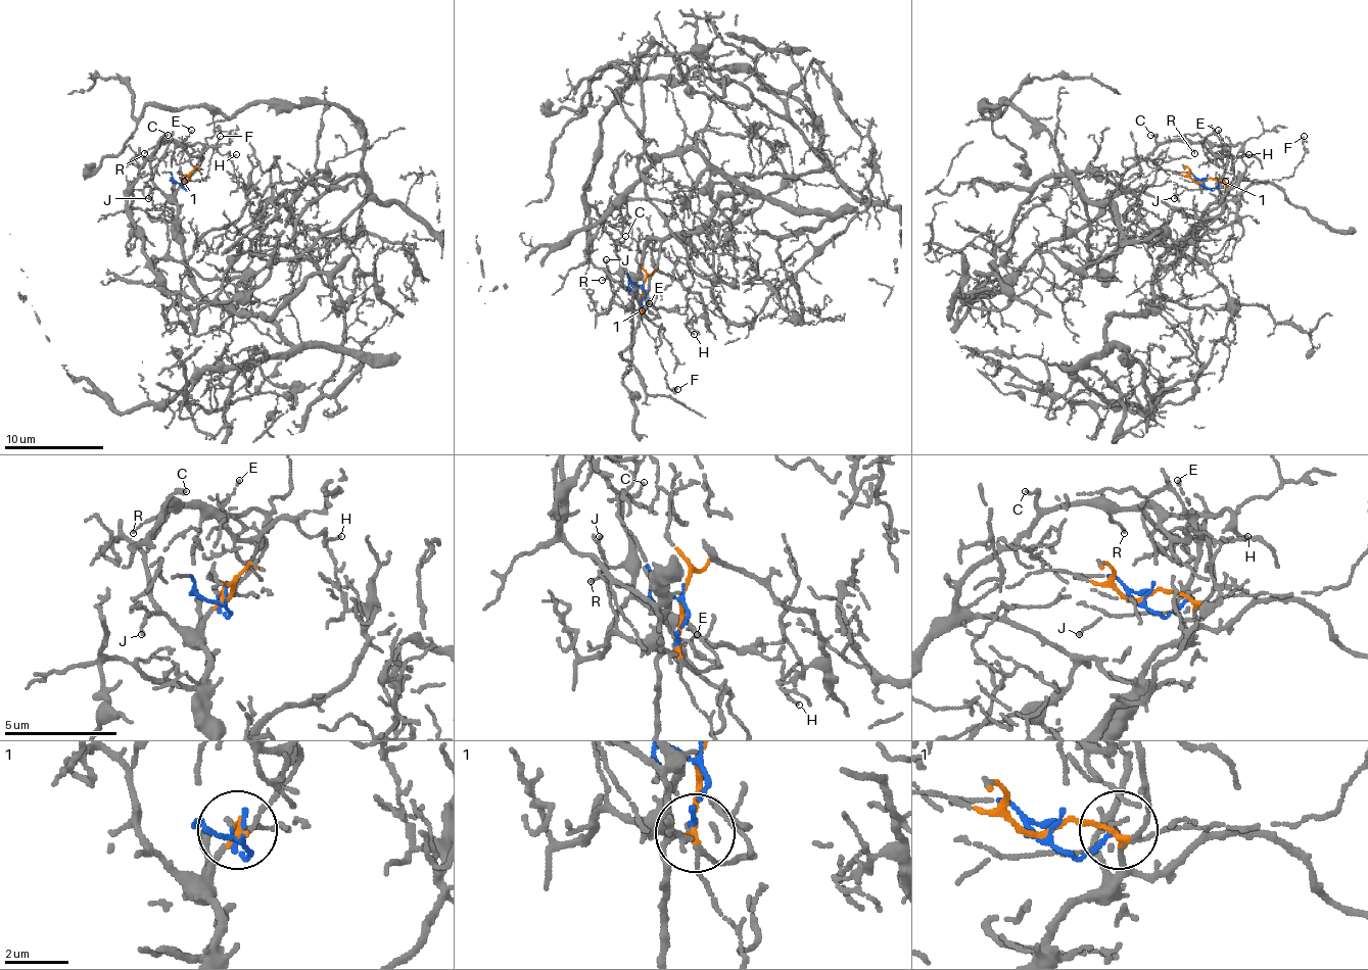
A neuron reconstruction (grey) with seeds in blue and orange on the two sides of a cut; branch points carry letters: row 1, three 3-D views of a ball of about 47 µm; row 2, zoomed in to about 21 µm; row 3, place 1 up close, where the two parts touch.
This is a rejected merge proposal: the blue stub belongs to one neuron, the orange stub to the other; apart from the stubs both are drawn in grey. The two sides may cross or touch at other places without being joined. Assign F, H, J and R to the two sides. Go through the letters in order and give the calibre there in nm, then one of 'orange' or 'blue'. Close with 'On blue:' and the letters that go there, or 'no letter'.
F: 120 nm | orange
H: 120 nm | blue
J: 110 nm | orange
R: 100 nm | blue
On blue: H, R

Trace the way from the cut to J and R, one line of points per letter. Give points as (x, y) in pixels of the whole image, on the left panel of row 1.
J: (186, 181), (184, 179), (184, 184), (171, 196), (151, 189), (149, 198)
R: (186, 181), (156, 172), (169, 154), (174, 158), (163, 156), (153, 172), (139, 174), (161, 141), (144, 154)

